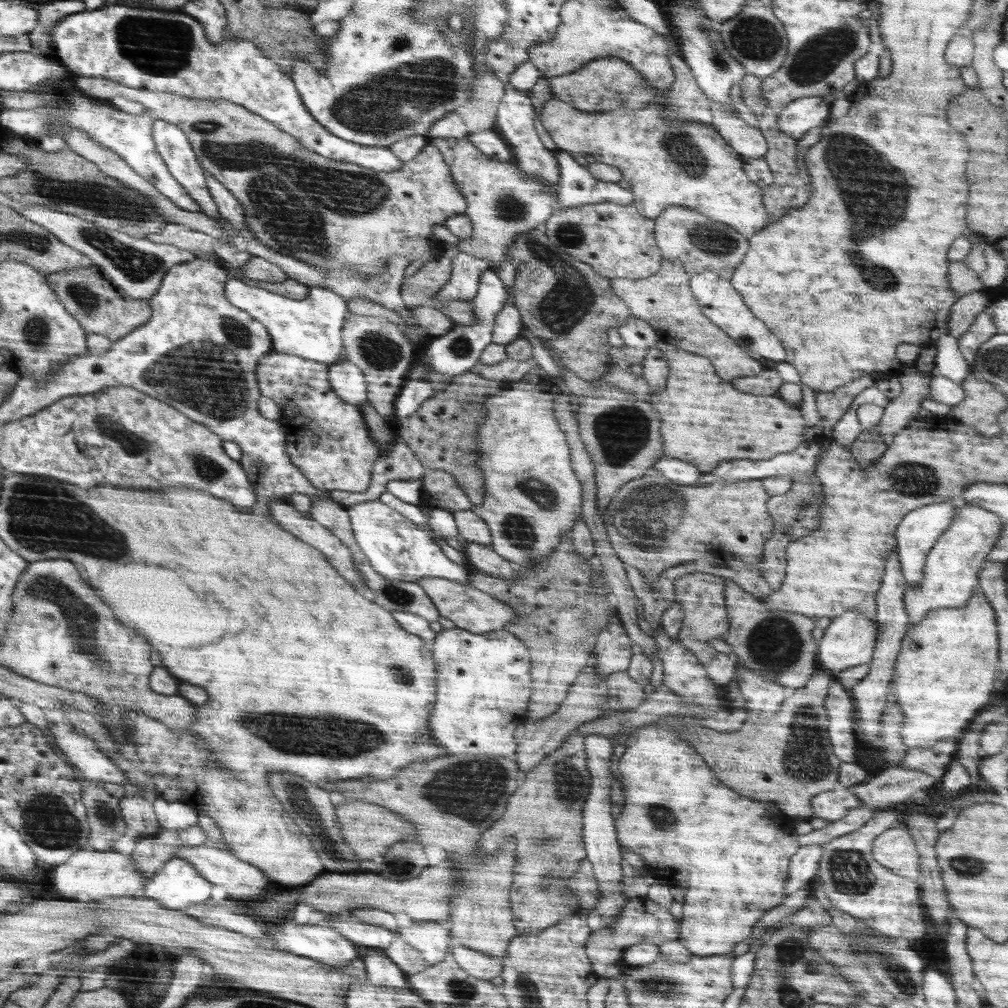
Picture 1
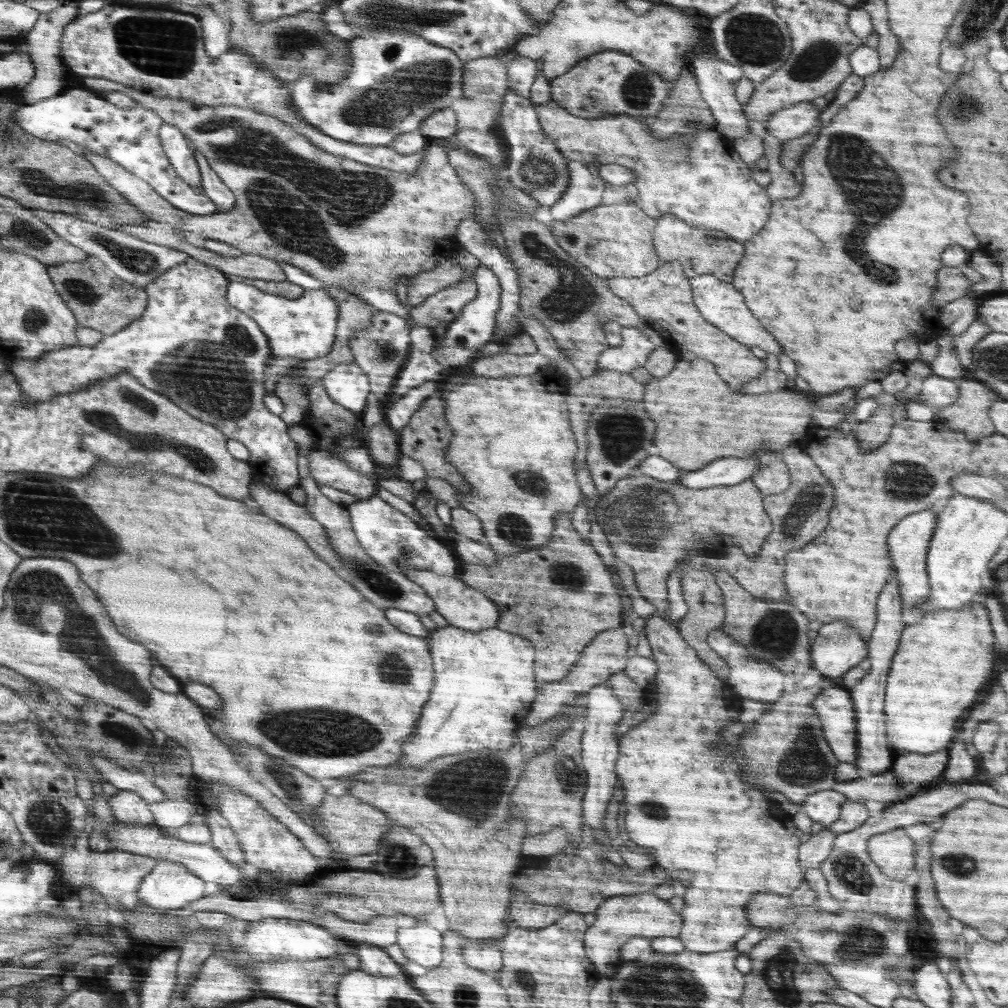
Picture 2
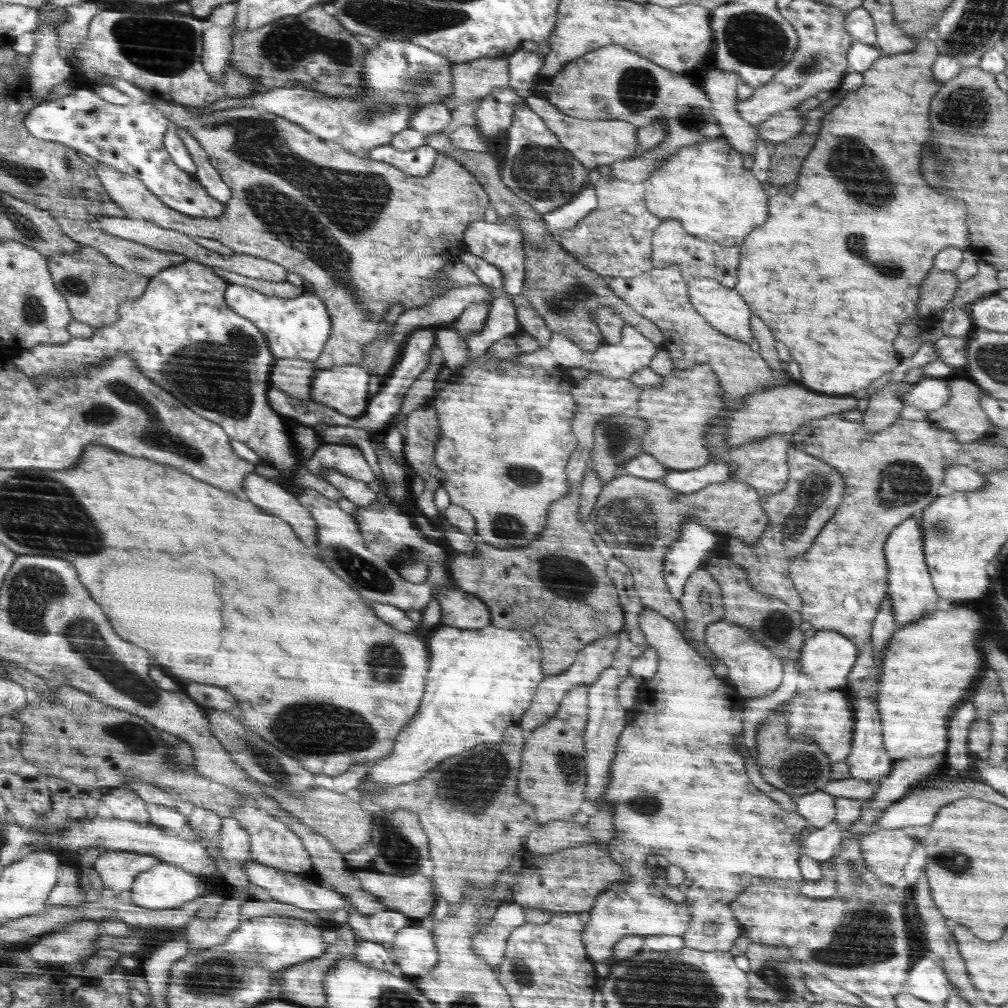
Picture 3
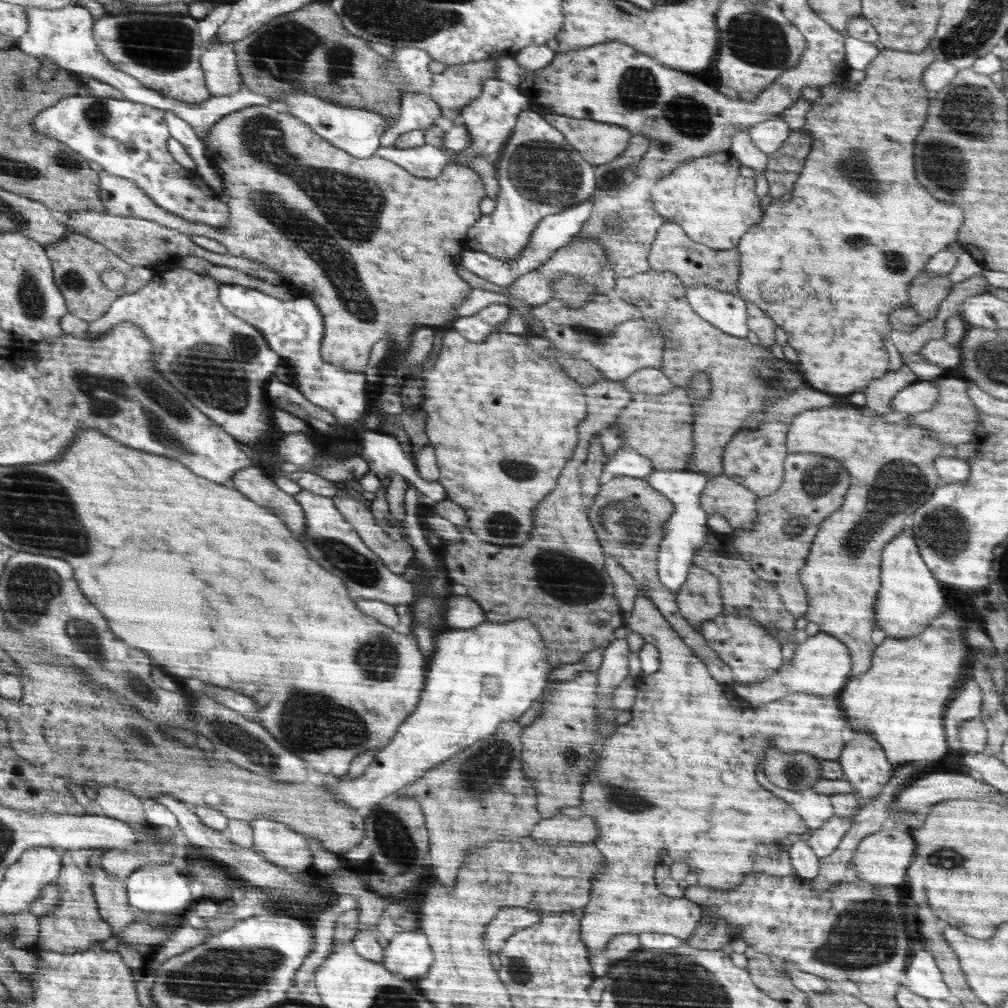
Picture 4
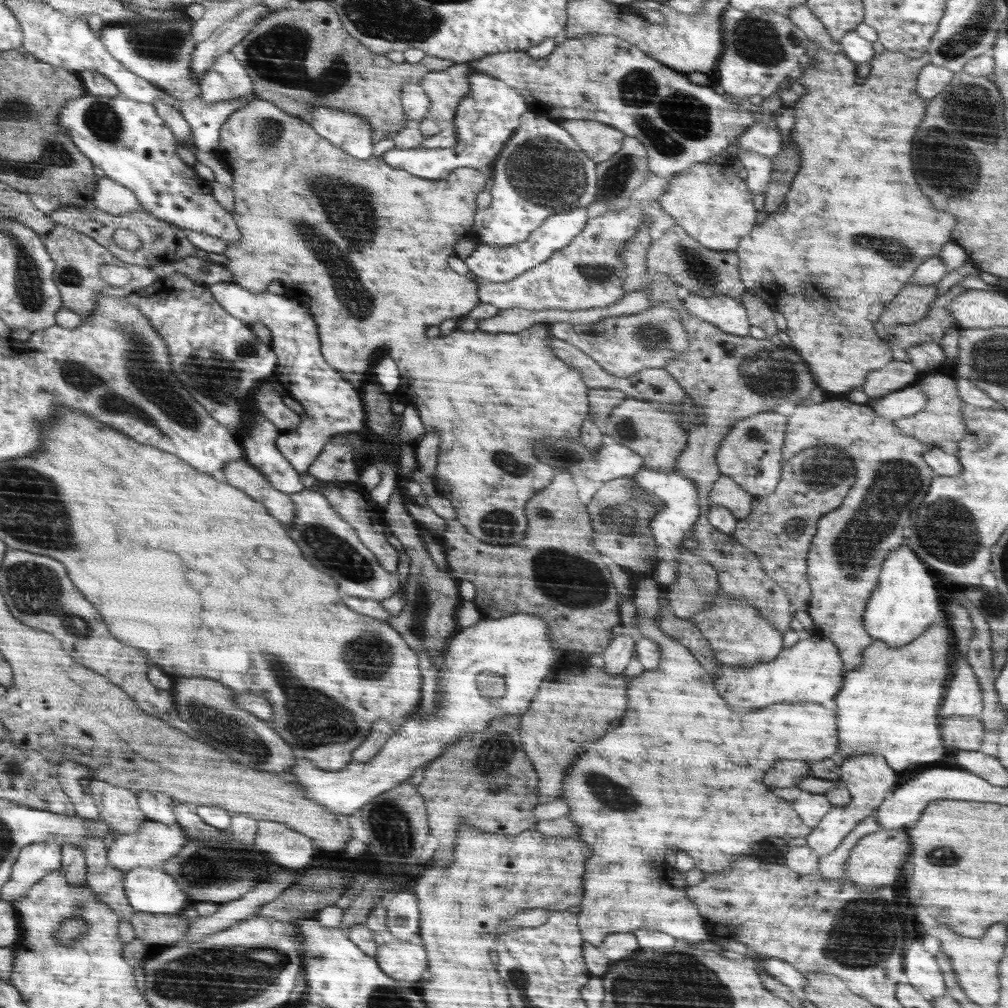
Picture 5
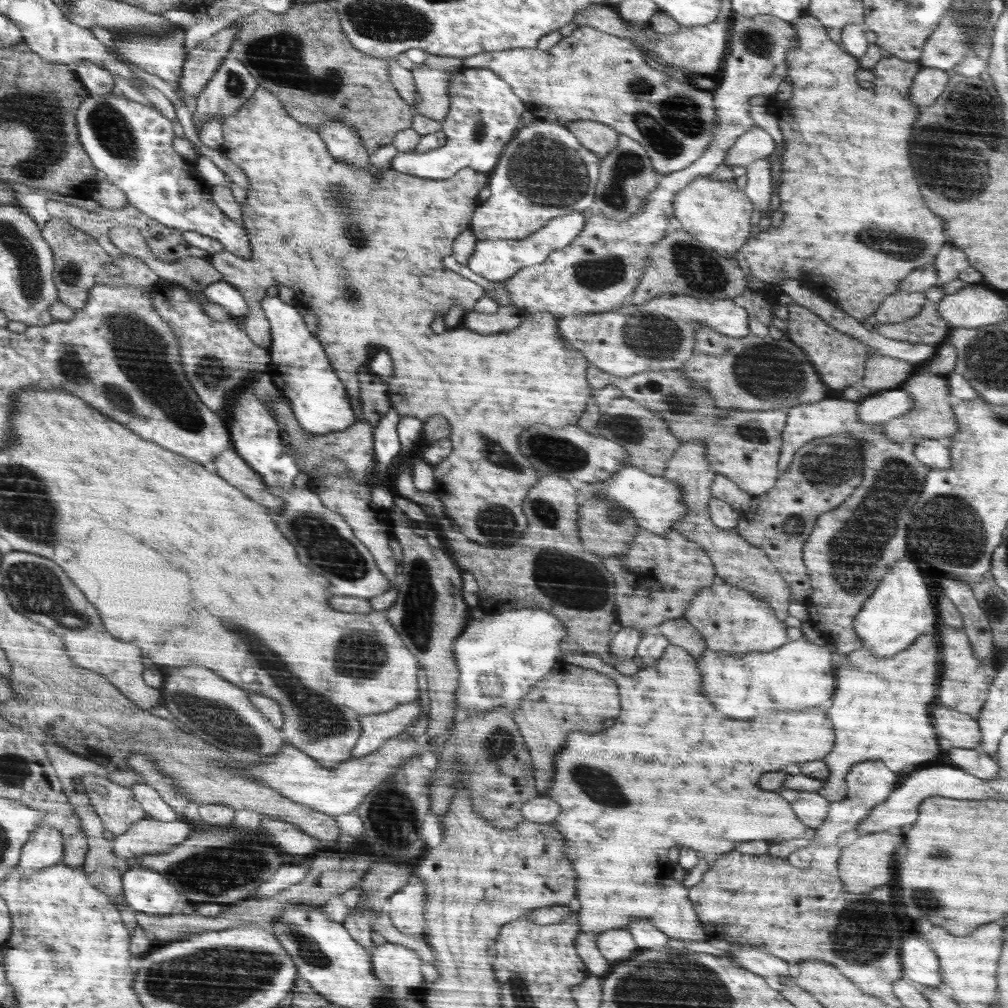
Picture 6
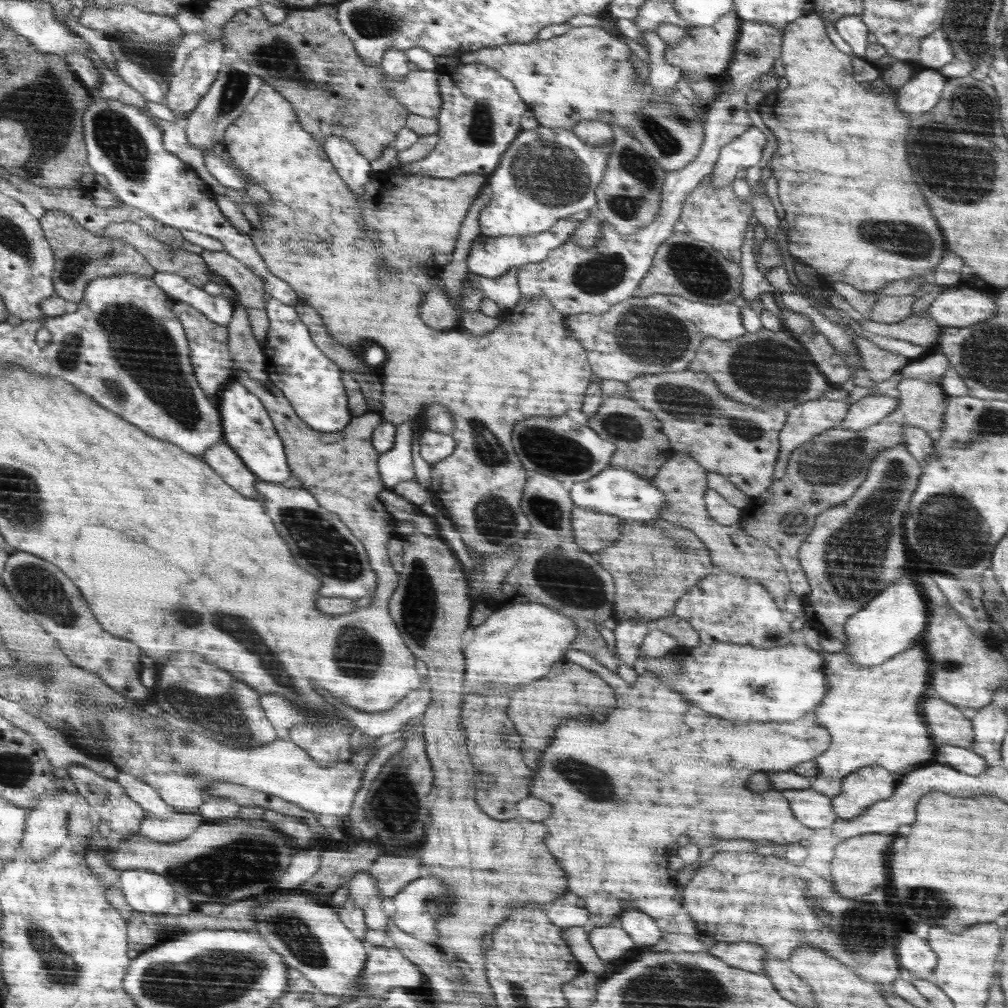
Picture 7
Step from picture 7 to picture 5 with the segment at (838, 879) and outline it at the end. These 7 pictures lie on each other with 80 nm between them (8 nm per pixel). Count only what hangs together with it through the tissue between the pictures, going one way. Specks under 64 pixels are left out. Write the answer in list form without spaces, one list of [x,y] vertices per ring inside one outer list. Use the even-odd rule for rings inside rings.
[[[880,829],[867,834],[849,850],[849,857],[845,860],[845,877],[852,881],[858,890],[864,891],[884,884],[894,884],[902,872],[902,864],[908,852],[910,852],[910,840],[900,830]]]

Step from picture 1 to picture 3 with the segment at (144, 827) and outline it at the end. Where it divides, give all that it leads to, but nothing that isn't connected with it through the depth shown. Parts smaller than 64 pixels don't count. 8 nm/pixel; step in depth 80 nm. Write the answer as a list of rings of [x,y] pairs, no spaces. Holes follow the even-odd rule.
[[[112,788],[107,794],[102,795],[101,800],[110,808],[114,818],[132,821],[138,824],[150,822],[147,803],[128,788]]]

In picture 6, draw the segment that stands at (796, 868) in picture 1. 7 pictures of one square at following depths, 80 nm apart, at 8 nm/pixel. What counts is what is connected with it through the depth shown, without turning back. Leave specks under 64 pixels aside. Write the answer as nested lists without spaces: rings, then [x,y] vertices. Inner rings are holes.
[[[872,760],[872,762],[859,762],[853,764],[850,771],[846,773],[845,781],[847,784],[847,795],[844,800],[831,802],[829,804],[828,816],[823,823],[816,828],[815,837],[820,836],[825,844],[837,844],[837,838],[843,833],[852,830],[858,822],[868,816],[868,813],[878,803],[884,802],[890,793],[895,789],[894,782],[898,776],[882,762],[881,760]]]

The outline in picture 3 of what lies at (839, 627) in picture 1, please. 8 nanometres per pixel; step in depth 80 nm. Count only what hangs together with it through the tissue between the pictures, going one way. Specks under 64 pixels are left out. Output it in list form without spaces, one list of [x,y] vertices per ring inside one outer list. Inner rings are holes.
[[[823,629],[817,631],[812,638],[806,638],[800,653],[799,672],[807,674],[816,682],[815,688],[848,688],[848,675],[856,662],[858,649],[844,635],[836,631]]]

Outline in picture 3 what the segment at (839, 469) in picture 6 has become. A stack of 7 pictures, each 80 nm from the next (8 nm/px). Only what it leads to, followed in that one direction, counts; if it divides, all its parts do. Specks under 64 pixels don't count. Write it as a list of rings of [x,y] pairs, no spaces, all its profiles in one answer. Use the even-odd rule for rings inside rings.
[[[789,448],[787,452],[789,479],[784,490],[760,498],[760,505],[768,516],[768,526],[753,544],[732,540],[727,548],[730,562],[742,567],[754,590],[778,597],[792,610],[800,610],[803,602],[789,576],[790,559],[806,553],[820,530],[832,519],[842,503],[844,481],[842,475],[819,458],[802,450]]]

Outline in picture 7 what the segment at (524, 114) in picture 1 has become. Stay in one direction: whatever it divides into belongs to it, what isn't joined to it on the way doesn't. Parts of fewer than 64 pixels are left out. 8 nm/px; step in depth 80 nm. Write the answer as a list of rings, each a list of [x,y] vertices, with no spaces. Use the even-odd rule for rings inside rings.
[[[538,126],[535,129],[530,130],[524,129],[523,132],[519,133],[519,136],[515,138],[515,141],[512,142],[507,153],[504,154],[499,168],[496,169],[494,173],[491,173],[488,184],[492,189],[491,199],[478,213],[478,224],[480,225],[481,230],[480,236],[530,236],[548,230],[559,220],[559,218],[571,216],[582,210],[590,210],[592,207],[596,206],[597,199],[594,192],[597,191],[601,181],[605,178],[605,173],[607,172],[609,164],[608,155],[610,155],[610,153],[612,153],[612,146],[600,146],[600,148],[588,146],[588,144],[584,143],[579,135],[574,134],[573,131],[562,130],[560,128],[544,128],[543,126]]]

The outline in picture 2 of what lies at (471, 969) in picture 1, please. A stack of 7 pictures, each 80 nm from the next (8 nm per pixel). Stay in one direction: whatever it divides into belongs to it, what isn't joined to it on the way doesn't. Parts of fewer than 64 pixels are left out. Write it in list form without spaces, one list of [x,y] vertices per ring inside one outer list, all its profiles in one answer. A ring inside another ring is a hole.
[[[466,942],[464,945],[464,958],[468,966],[474,970],[480,970],[484,974],[496,974],[502,969],[502,957],[500,953],[500,945],[487,943]]]

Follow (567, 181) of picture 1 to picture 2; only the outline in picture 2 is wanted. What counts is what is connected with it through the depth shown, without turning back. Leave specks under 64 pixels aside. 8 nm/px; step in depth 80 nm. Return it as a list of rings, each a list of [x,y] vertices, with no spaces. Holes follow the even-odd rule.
[[[569,161],[567,167],[571,172],[571,180],[563,197],[550,207],[553,220],[574,218],[602,202],[604,181],[599,175],[590,173],[586,165],[578,161]]]

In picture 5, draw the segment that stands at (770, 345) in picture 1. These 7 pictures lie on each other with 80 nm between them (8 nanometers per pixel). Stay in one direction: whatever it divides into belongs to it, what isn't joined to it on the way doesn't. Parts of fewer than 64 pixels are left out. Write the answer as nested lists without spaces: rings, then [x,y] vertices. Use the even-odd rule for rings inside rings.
[[[692,293],[684,299],[683,306],[686,308],[685,311],[689,312],[692,316],[698,316],[704,319],[706,322],[716,325],[726,333],[738,336],[746,336],[749,334],[751,324],[747,317],[747,310],[737,299],[720,295],[706,298],[705,296],[694,295]]]

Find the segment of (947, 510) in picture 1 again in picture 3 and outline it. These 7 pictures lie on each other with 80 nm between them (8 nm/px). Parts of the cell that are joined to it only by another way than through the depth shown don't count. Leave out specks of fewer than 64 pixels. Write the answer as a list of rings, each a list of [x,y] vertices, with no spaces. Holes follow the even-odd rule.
[[[913,516],[892,530],[884,545],[884,555],[888,562],[886,594],[892,605],[894,625],[898,628],[906,627],[936,611],[939,594],[925,561],[920,518]]]

